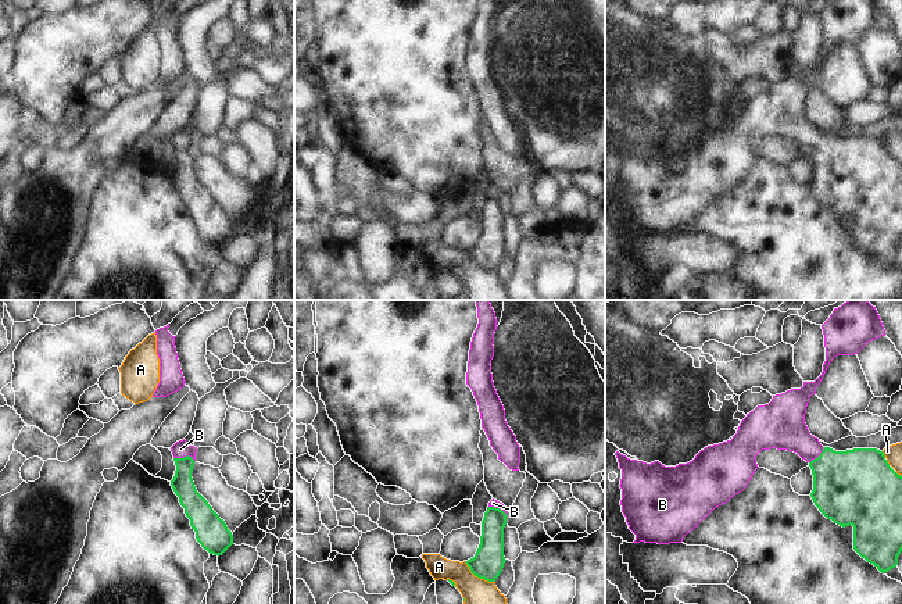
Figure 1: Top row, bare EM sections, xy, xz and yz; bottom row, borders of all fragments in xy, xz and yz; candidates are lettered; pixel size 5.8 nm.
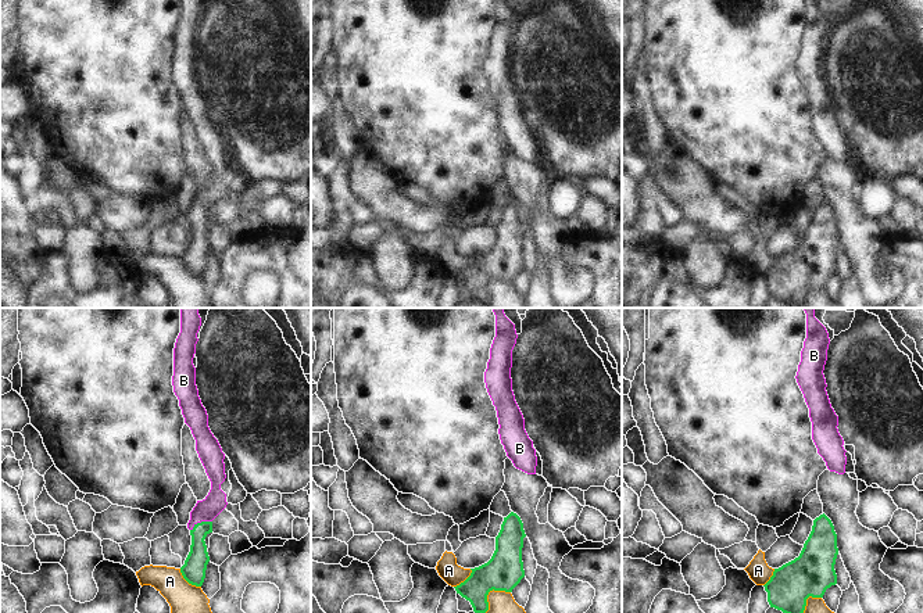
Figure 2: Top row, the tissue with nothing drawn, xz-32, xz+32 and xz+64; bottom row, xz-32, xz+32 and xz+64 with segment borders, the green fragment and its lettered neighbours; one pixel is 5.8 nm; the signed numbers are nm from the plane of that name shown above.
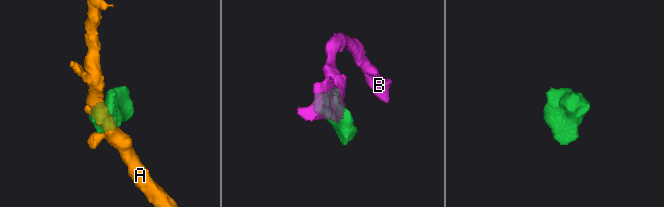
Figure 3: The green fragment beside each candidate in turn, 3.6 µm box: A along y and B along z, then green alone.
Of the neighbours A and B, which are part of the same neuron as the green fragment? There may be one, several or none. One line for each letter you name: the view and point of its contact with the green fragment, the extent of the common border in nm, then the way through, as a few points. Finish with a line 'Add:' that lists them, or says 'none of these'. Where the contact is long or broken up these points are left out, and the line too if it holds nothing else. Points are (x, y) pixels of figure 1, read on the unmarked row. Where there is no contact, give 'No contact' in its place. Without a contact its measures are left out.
B: Touches green at xy (185, 146). Shared border 130 nm. Path across: xy (182, 172), (185, 146), (181, 138)
Add: B.

